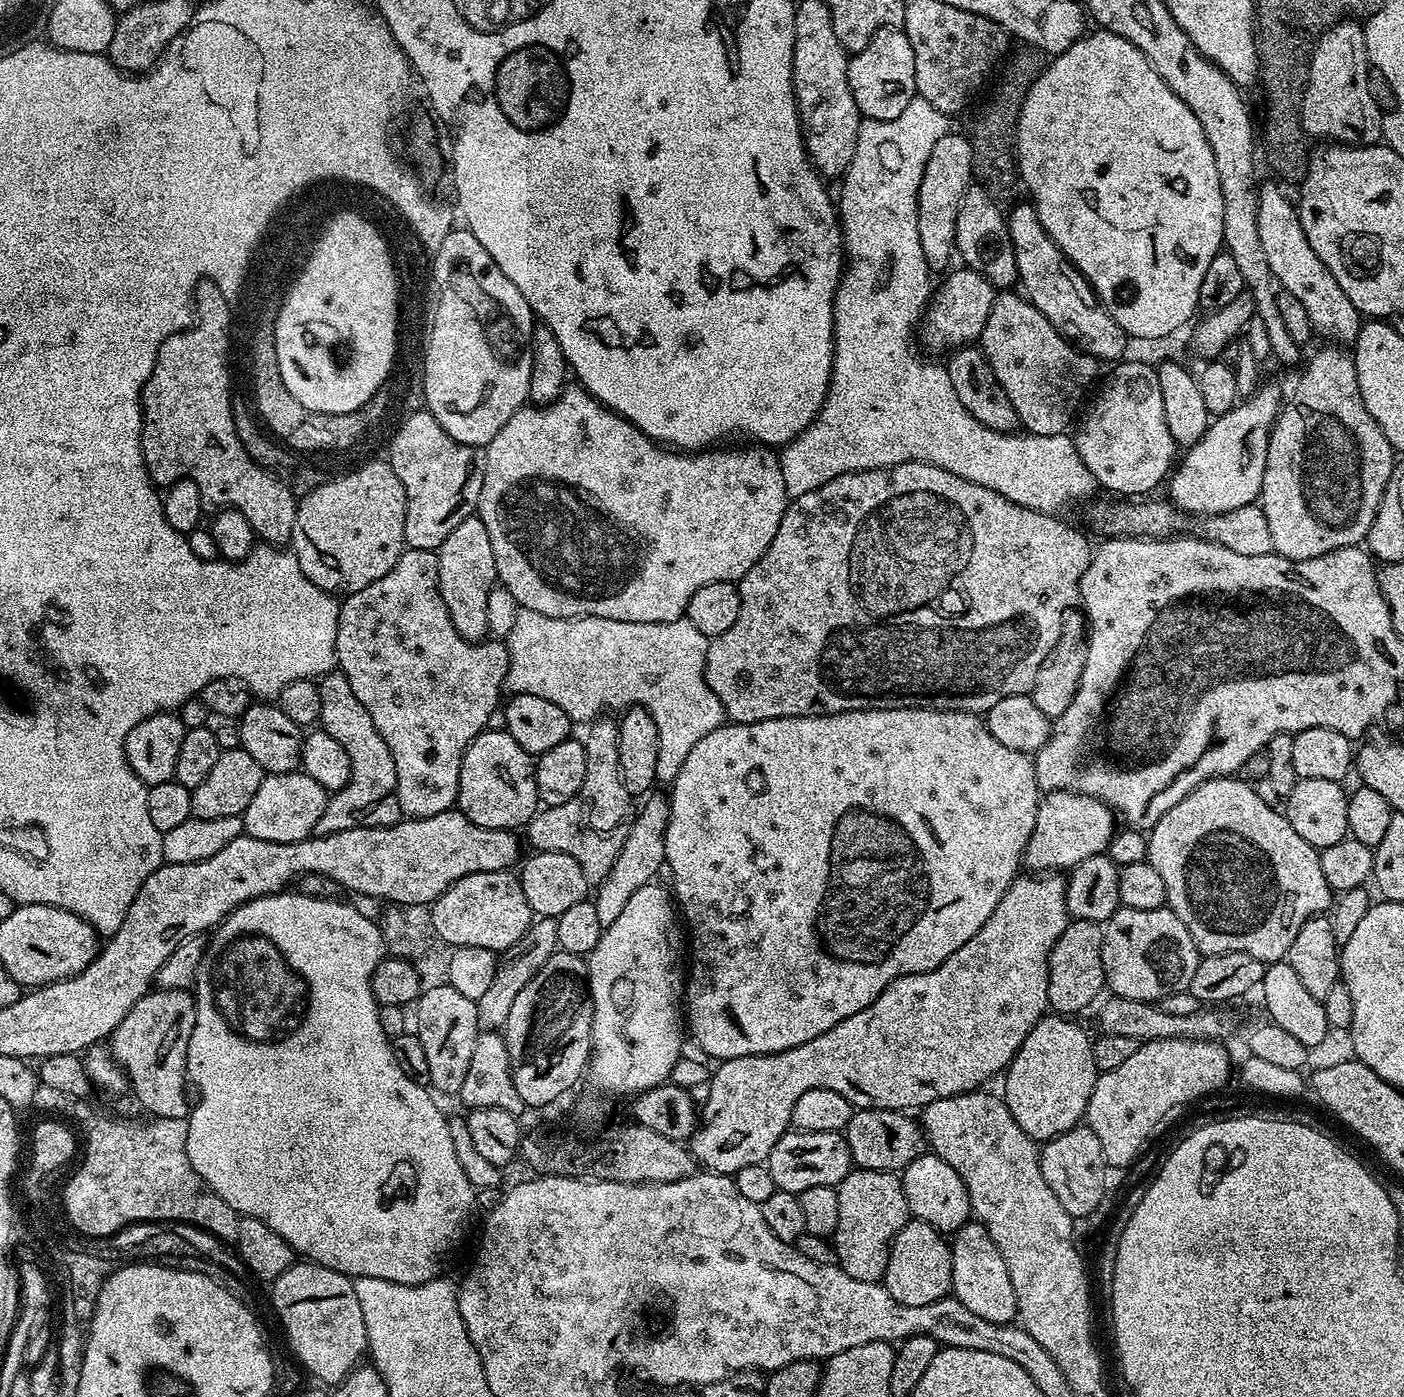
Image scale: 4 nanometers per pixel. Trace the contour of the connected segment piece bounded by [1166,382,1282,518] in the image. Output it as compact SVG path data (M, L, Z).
M1261 383L1256 391L1243 402L1237 403L1226 414L1215 417L1204 431L1203 438L1191 445L1188 452L1179 457L1170 479L1167 481L1167 499L1175 504L1181 512L1187 512L1196 518L1221 516L1230 510L1238 510L1247 504L1257 503L1262 486L1262 474L1266 470L1266 450L1268 435L1272 433L1272 425L1280 414L1282 395L1276 384Z

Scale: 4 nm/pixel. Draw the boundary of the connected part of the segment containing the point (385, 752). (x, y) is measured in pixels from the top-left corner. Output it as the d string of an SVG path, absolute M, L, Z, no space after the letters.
M339 670L328 672L325 676L319 677L318 683L322 694L322 714L318 724L326 734L330 734L330 738L346 746L346 754L350 754L350 782L346 782L342 790L329 795L326 810L322 818L318 818L315 835L325 836L355 828L389 828L391 824L397 824L402 818L402 813L396 797L396 771L390 746L382 742L382 734L378 734L378 726L374 726L374 718L370 718L366 706L362 706L362 702L354 698L354 690L350 690L350 682L346 682L343 672Z

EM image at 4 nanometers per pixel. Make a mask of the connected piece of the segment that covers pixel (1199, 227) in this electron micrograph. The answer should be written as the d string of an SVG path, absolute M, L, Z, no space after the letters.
M1089 31L1078 42L1074 42L1070 50L1059 53L1053 59L1056 61L1053 64L1051 61L1044 73L1030 86L1016 120L1016 167L1023 187L1025 184L1032 195L1029 196L1030 202L1036 207L1038 222L1042 222L1046 234L1054 238L1069 262L1088 279L1088 285L1096 291L1100 303L1114 318L1114 322L1118 322L1118 326L1122 326L1122 330L1133 341L1160 340L1163 336L1178 331L1188 319L1191 321L1197 315L1202 278L1224 243L1222 186L1218 186L1218 170L1214 167L1210 142L1206 142L1202 122L1194 118L1190 106L1186 106L1186 102L1182 102L1182 98L1178 98L1178 94L1174 94L1174 90L1166 86L1166 82L1162 82L1162 78L1156 73L1154 66L1150 66L1142 50L1138 50L1138 46L1113 32L1095 31Z

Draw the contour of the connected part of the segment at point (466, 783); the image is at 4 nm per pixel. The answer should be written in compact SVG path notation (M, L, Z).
M507 730L492 731L478 733L464 751L456 804L458 811L478 826L520 830L538 811L534 760Z

